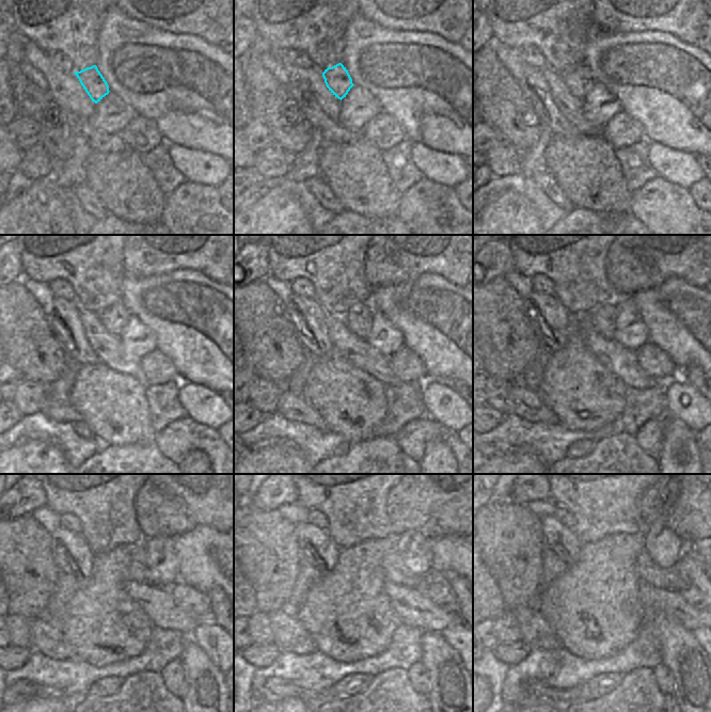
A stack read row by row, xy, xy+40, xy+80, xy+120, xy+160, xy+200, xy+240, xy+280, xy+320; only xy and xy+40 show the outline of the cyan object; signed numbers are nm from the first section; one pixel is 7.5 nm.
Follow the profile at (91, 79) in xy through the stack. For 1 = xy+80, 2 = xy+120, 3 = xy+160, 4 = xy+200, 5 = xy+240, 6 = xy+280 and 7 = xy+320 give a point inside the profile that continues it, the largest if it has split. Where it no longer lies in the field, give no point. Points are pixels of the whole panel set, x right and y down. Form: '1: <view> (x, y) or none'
1: xy+80 (579, 81)
2: xy+120 (114, 317)
3: xy+160 (358, 319)
4: xy+200 (601, 319)
5: xy+240 (138, 570)
6: xy+280 (395, 571)
7: xy+320 (650, 573)

